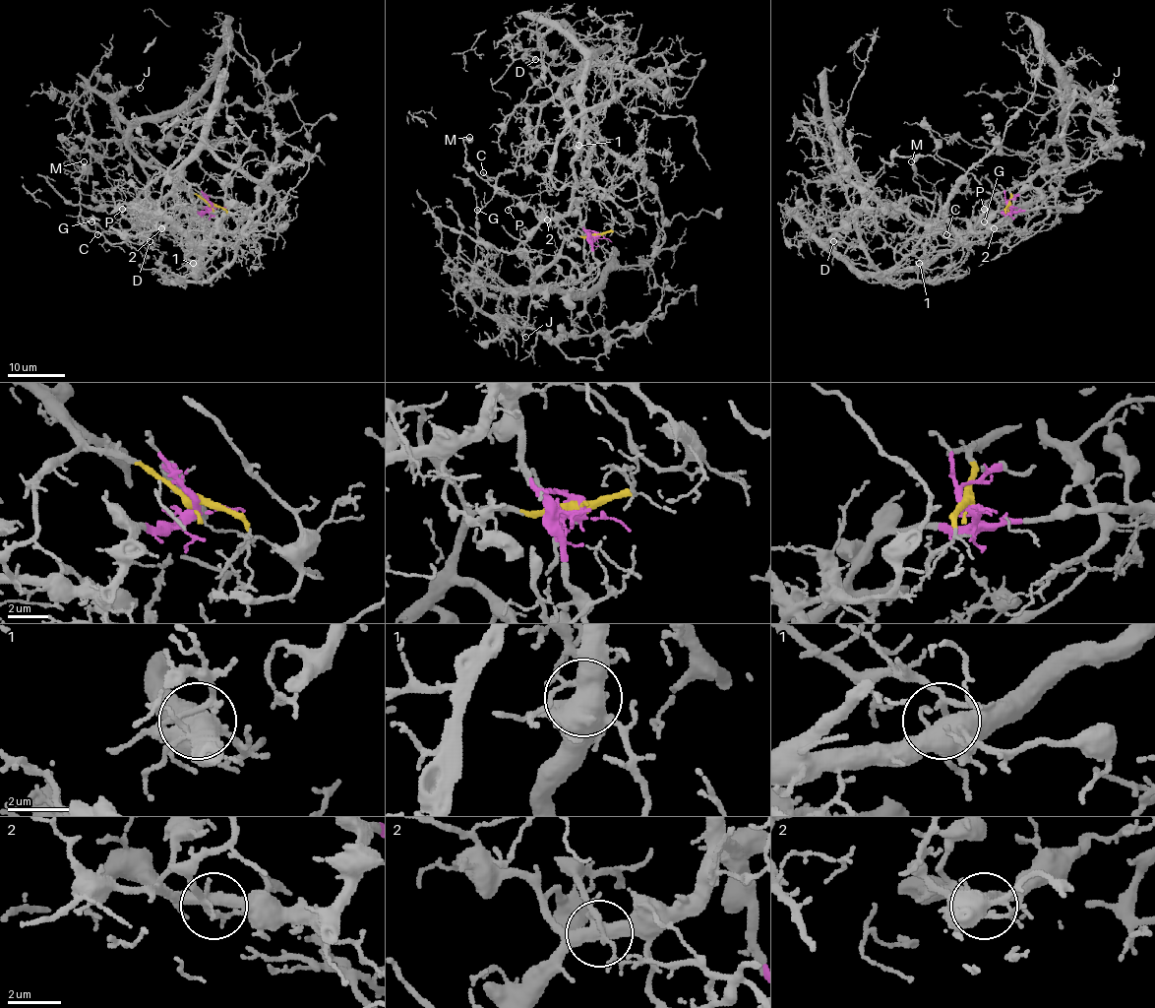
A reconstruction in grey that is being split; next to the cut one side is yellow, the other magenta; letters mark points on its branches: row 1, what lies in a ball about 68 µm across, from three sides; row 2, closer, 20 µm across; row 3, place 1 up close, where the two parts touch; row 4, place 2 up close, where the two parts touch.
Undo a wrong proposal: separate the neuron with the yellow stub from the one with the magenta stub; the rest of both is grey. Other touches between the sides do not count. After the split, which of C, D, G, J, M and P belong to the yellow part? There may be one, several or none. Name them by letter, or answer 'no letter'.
no letter

